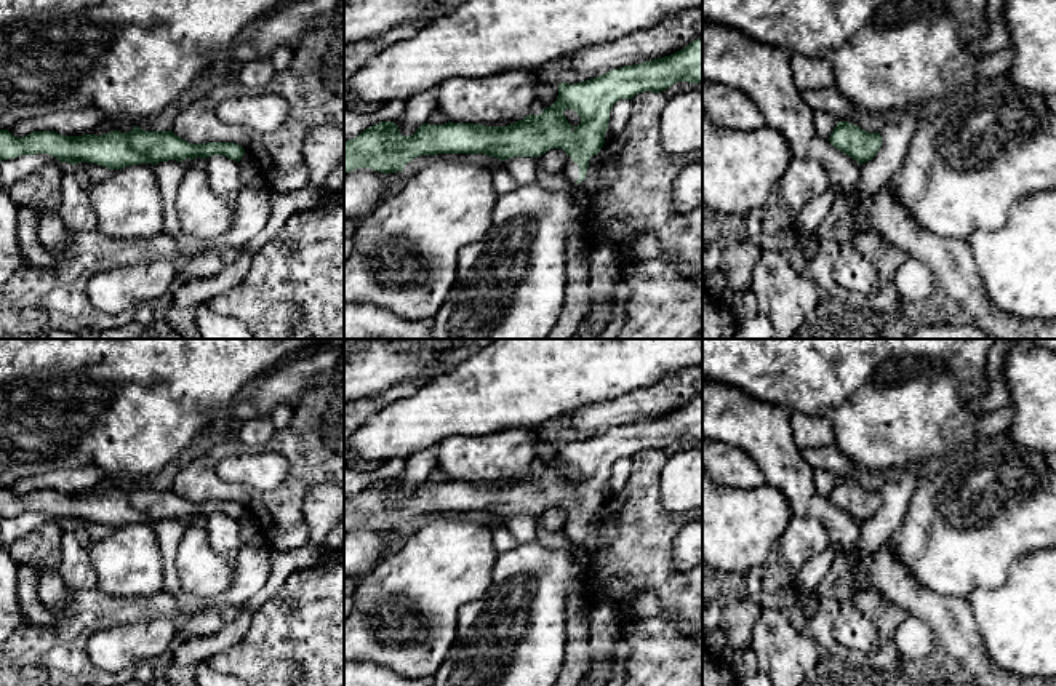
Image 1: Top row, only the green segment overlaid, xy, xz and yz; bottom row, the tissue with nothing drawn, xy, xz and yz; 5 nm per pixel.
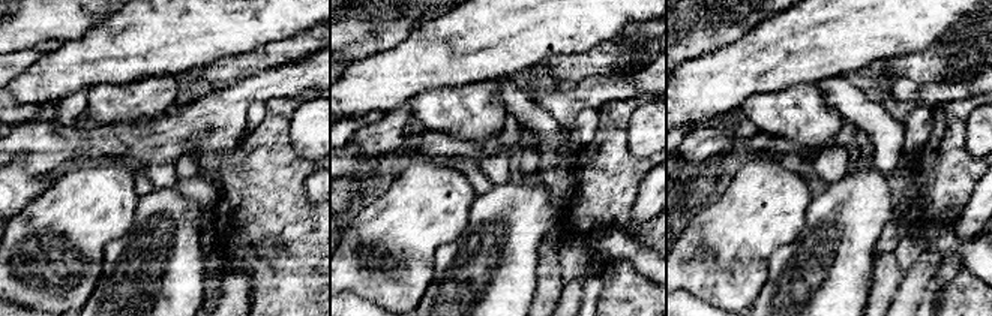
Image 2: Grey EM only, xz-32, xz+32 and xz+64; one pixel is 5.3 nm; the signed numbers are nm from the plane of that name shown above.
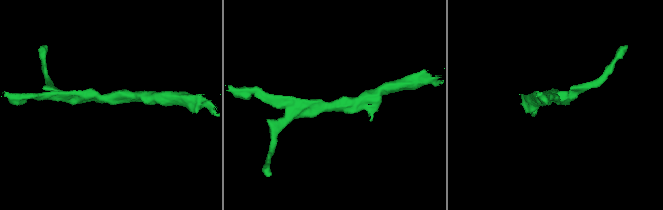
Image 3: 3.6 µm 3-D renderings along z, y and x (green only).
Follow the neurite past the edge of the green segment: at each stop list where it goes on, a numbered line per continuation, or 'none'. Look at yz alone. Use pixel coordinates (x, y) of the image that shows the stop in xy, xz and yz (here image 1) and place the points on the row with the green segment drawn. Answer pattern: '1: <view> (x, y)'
none

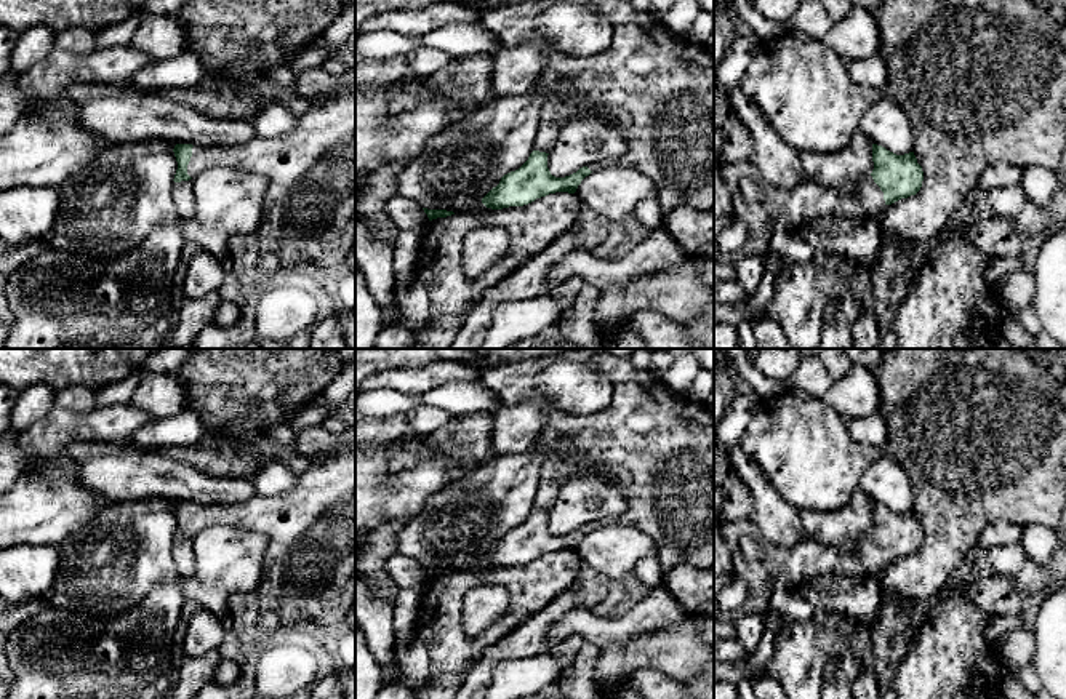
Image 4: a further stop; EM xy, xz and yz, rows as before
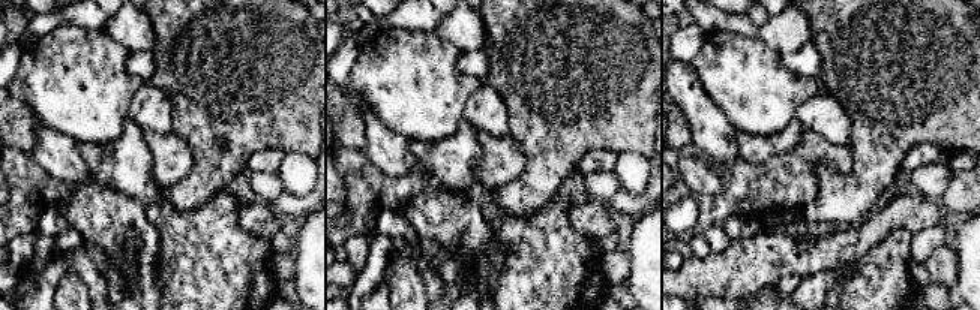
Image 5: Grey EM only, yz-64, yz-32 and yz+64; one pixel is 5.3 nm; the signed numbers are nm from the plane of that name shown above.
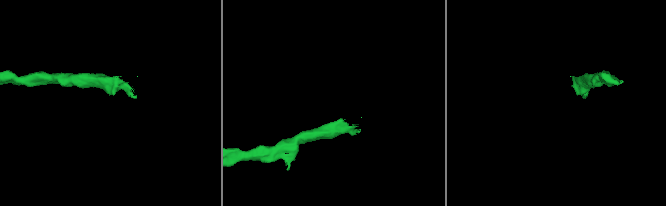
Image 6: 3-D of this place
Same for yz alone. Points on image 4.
1: yz (807, 202)

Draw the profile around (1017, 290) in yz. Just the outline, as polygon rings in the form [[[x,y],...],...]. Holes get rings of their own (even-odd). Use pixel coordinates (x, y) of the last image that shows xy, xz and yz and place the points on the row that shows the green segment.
[[[1024,270],[1012,272],[999,280],[996,293],[1004,309],[1013,315],[1032,307],[1036,294],[1034,275]]]

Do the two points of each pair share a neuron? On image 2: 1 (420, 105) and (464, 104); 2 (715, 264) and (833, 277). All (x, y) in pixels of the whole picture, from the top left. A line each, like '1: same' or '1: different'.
1: same
2: different

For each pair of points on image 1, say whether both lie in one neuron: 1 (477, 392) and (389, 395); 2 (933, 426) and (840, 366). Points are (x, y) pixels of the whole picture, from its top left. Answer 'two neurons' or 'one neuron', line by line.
1: two neurons
2: one neuron

